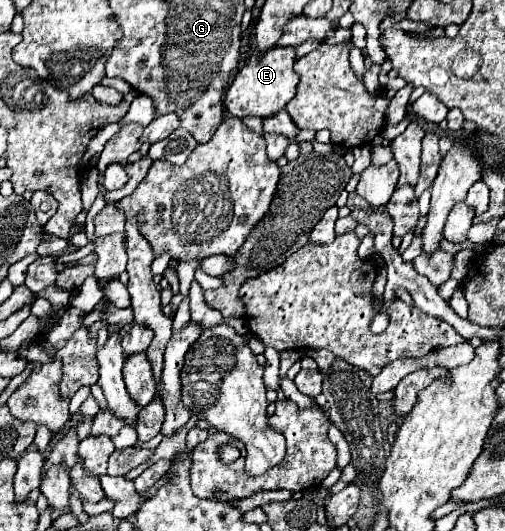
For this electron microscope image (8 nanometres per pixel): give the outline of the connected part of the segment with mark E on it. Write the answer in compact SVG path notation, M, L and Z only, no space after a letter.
M272 47L264 53L252 53L242 71L236 75L234 83L226 91L226 109L234 117L254 115L264 119L266 115L274 115L286 107L286 103L296 95L298 73L294 71L296 49L294 47Z

